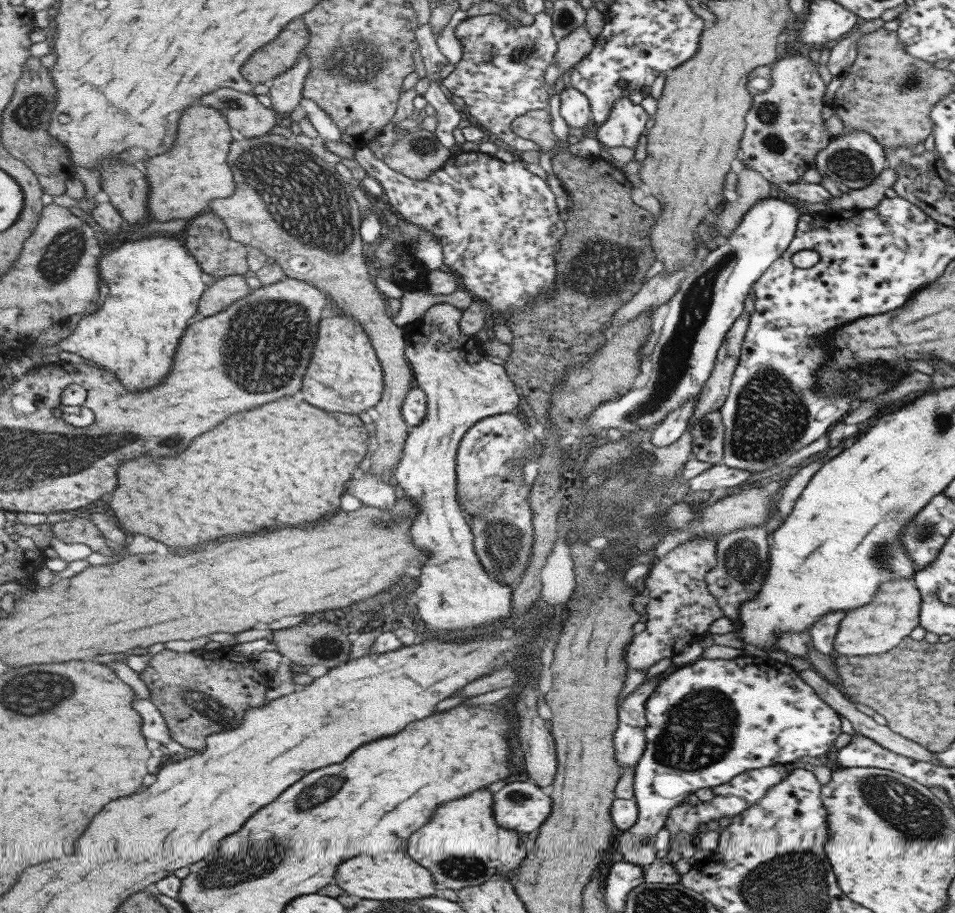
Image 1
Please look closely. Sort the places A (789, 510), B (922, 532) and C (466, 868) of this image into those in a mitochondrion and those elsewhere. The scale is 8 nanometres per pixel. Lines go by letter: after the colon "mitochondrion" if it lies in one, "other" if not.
A: other
B: mitochondrion
C: mitochondrion

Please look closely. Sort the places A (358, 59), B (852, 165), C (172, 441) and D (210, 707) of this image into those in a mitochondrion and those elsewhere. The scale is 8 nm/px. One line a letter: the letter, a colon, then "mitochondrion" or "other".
A: mitochondrion
B: mitochondrion
C: mitochondrion
D: mitochondrion

